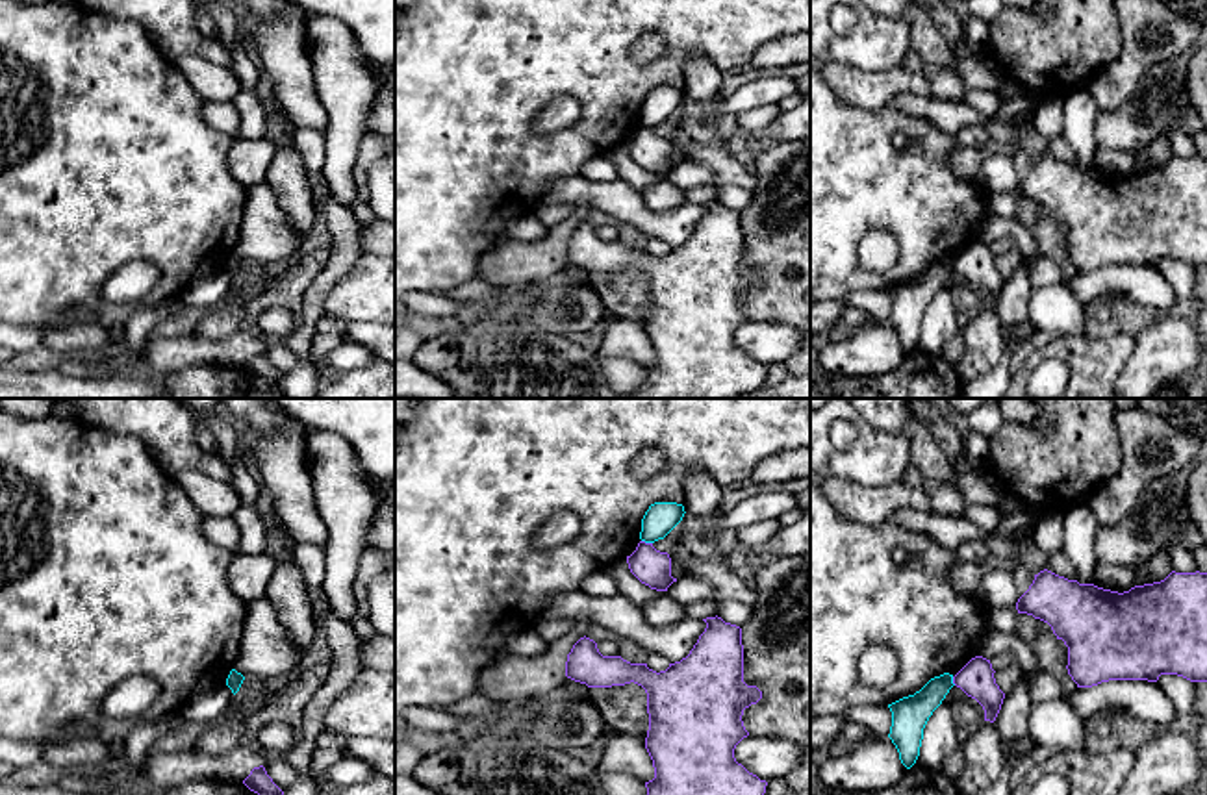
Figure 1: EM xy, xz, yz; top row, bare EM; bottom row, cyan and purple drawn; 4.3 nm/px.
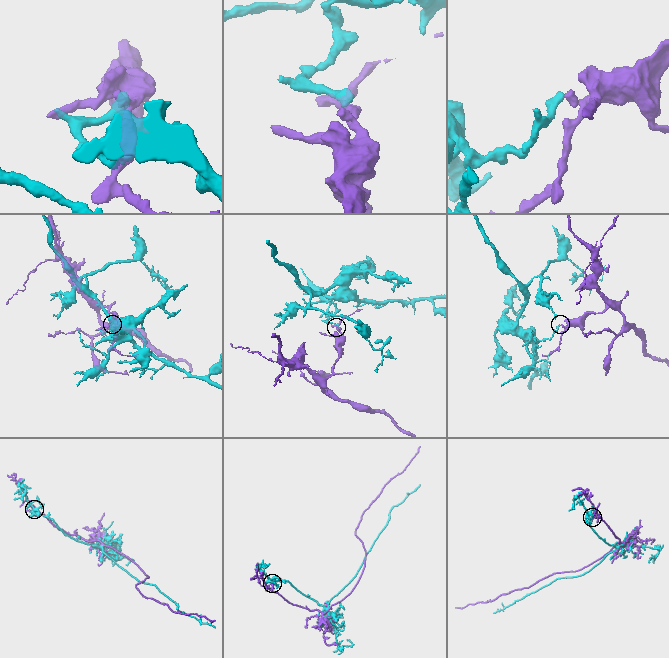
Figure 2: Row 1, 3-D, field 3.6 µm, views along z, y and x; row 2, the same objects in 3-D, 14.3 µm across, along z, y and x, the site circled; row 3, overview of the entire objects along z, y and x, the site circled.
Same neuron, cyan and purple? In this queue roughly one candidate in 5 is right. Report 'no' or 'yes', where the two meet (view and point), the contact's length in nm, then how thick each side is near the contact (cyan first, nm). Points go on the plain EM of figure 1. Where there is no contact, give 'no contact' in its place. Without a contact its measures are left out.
no | xz (647, 126) | 50 nm | 140/160 nm

